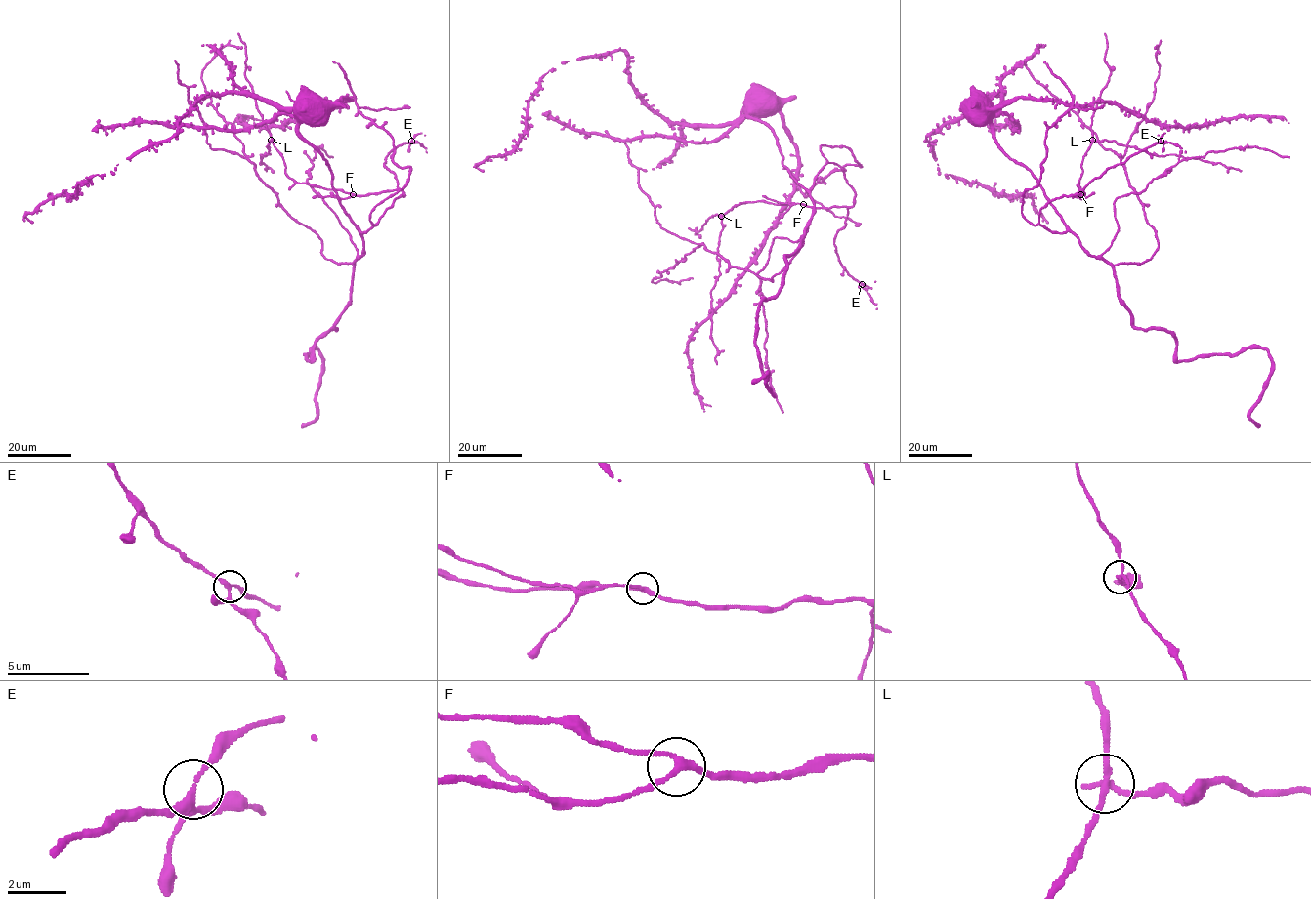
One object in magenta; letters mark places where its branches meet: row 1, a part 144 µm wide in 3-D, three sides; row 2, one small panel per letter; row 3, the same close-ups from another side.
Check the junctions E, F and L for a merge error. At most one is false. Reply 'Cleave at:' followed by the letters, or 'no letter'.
Cleave at: L

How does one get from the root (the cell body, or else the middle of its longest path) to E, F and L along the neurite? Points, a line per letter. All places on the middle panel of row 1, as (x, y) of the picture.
E: (759, 100), (748, 114), (771, 129), (801, 186), (826, 162), (842, 169), (855, 203), (835, 253), (862, 284)
F: (759, 100), (748, 114), (771, 129), (801, 186), (810, 189), (833, 162), (855, 193), (852, 206), (803, 204)
L: (759, 100), (748, 114), (771, 129), (794, 180), (810, 189), (835, 163), (855, 203), (744, 201), (721, 216)

